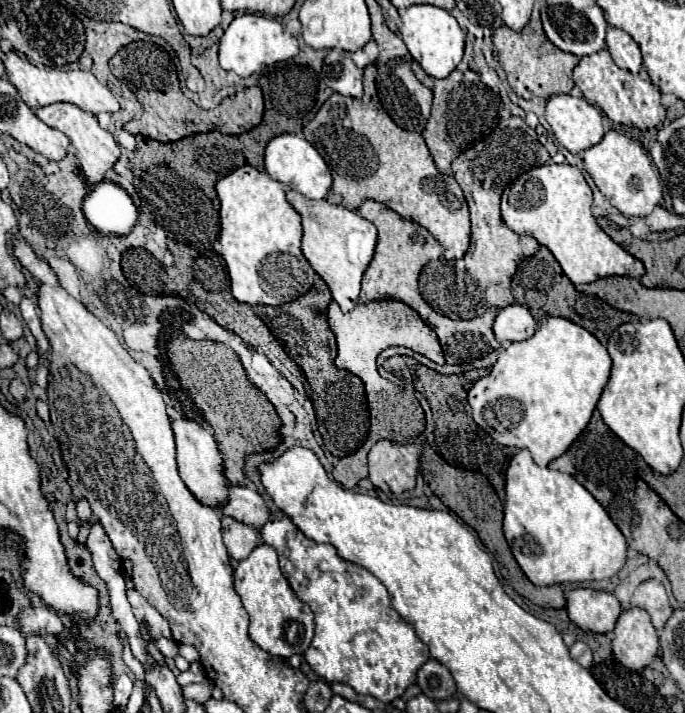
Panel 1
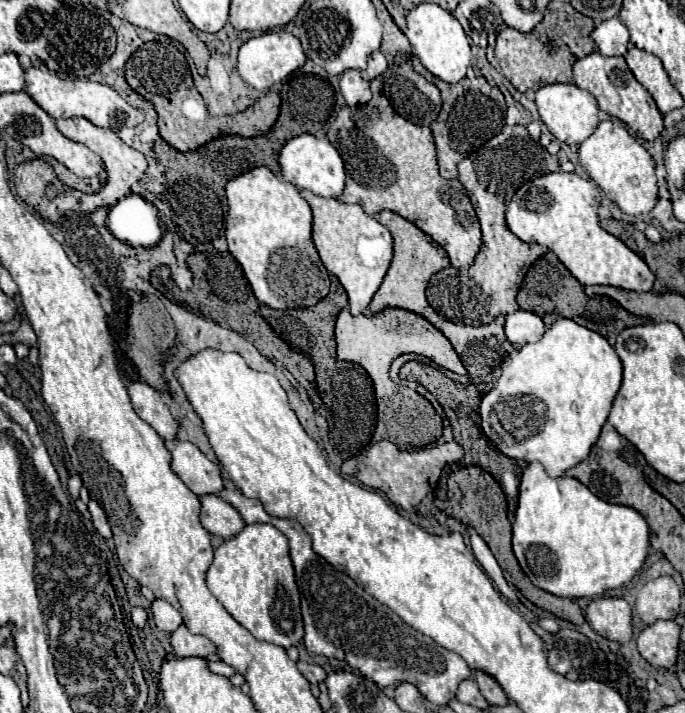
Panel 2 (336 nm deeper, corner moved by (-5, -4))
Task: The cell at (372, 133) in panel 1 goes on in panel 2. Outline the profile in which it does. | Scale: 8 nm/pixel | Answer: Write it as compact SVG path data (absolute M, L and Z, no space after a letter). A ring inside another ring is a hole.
M374 94L368 102L368 120L360 124L356 124L354 120L334 120L328 130L328 140L340 152L340 158L346 166L346 188L340 196L342 202L360 204L368 216L374 216L382 210L392 210L400 214L402 218L416 224L436 244L440 244L448 252L450 264L454 268L466 268L474 262L482 244L480 224L464 186L458 180L446 180L438 174L434 138L430 128L410 124L402 116L396 116L388 100L384 100L384 96Z

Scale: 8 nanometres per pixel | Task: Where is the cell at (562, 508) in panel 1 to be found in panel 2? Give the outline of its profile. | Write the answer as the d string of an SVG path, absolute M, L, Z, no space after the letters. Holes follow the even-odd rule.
M530 462L526 466L520 480L518 508L512 524L512 548L524 574L534 586L566 598L602 596L608 590L620 588L642 568L648 552L648 534L650 530L646 520L634 508L600 500L576 478L550 478L540 462Z

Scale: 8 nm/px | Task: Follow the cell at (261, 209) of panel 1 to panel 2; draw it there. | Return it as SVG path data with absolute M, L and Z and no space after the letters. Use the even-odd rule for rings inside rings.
M258 166L226 184L226 240L260 304L276 310L308 308L330 290L330 278L312 242L312 212L296 186Z

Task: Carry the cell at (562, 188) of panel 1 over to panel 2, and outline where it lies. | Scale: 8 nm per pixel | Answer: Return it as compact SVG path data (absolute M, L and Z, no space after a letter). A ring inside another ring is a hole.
M552 172L528 181L516 190L506 210L506 224L520 240L534 240L548 246L582 286L608 285L634 292L652 290L654 274L638 254L600 228L596 214L598 206L600 190L592 180L582 178L576 172Z

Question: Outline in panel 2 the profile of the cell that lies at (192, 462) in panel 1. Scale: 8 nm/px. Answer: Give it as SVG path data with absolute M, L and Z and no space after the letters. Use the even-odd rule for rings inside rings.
M132 382L128 386L136 414L146 420L166 442L178 440L178 422L172 416L168 404L162 400L160 392L144 382Z

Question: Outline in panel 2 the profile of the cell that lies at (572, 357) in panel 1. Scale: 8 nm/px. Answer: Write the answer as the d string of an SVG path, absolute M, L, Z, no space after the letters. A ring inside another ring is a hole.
M558 318L534 344L522 346L504 366L496 386L480 402L482 430L490 442L508 458L542 462L550 478L560 478L568 468L588 458L592 444L608 418L612 400L622 382L622 366L614 348L600 334L568 320Z

